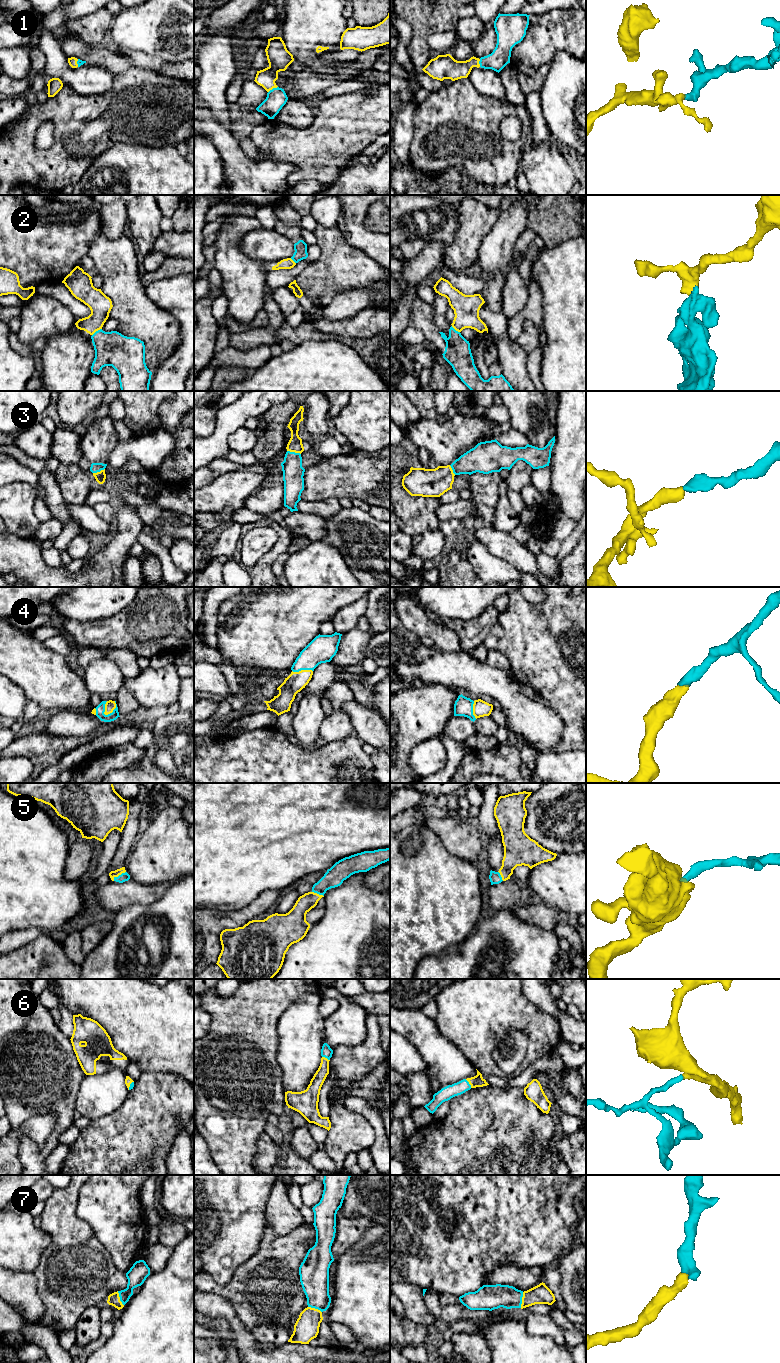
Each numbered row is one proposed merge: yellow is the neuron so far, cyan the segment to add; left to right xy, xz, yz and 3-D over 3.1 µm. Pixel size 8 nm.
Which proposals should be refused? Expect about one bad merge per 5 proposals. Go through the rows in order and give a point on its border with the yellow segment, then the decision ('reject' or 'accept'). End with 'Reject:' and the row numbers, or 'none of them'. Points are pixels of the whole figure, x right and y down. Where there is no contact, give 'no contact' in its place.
1: xz (272, 88) | accept
2: xy (96, 330) | reject
3: xz (294, 451) | accept
4: xy (113, 709) | accept
5: xy (118, 875) | accept
6: yz (469, 1083) | accept
7: yz (522, 1300) | accept
Reject: 2

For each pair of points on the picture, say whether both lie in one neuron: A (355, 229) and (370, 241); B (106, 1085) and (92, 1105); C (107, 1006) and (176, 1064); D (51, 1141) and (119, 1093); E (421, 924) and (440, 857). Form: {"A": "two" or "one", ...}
{"A": "one", "B": "one", "C": "one", "D": "two", "E": "one"}

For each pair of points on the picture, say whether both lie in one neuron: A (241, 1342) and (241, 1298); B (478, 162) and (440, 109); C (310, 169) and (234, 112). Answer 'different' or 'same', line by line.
A: different
B: same
C: different

